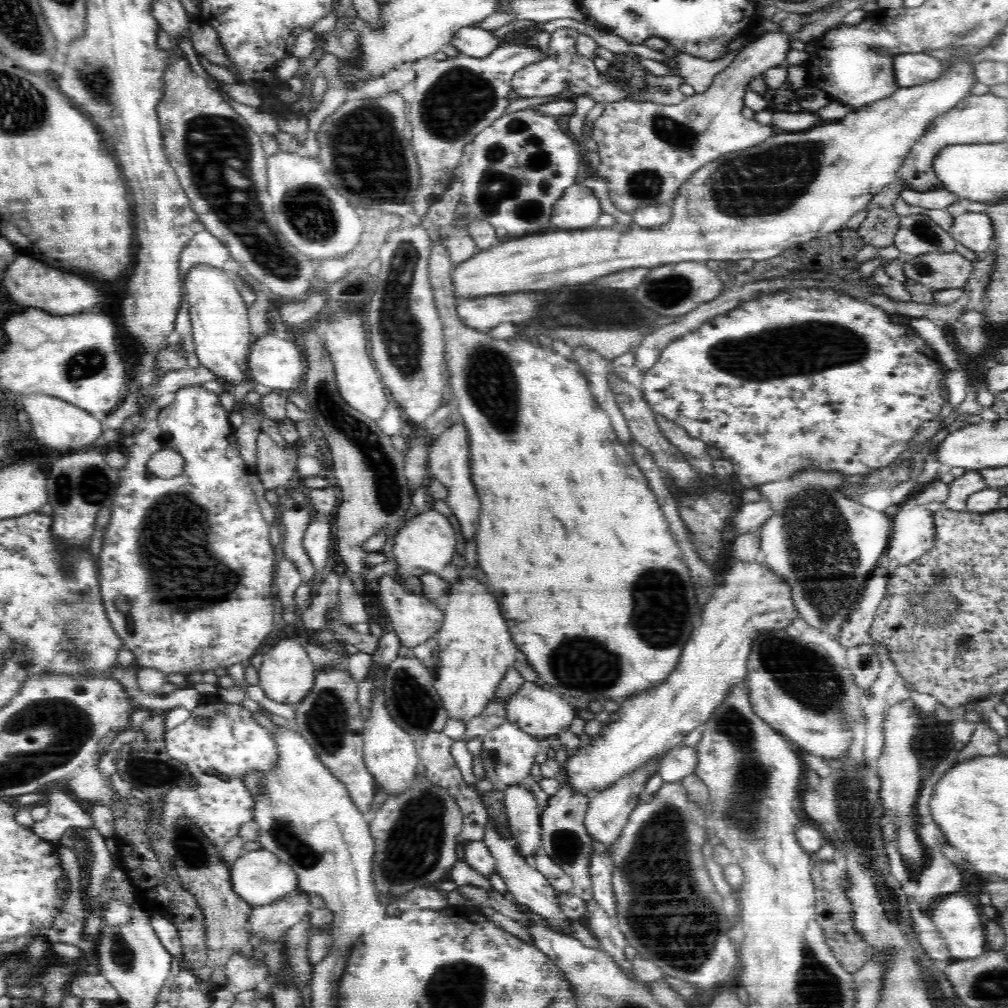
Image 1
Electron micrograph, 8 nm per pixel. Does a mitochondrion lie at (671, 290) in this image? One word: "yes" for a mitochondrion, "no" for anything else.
yes

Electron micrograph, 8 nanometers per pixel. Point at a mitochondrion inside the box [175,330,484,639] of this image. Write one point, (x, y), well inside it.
(360, 435)

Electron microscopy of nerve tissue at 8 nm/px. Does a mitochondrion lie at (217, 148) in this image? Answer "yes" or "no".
yes

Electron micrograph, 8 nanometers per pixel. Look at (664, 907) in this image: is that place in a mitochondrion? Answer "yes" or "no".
yes

